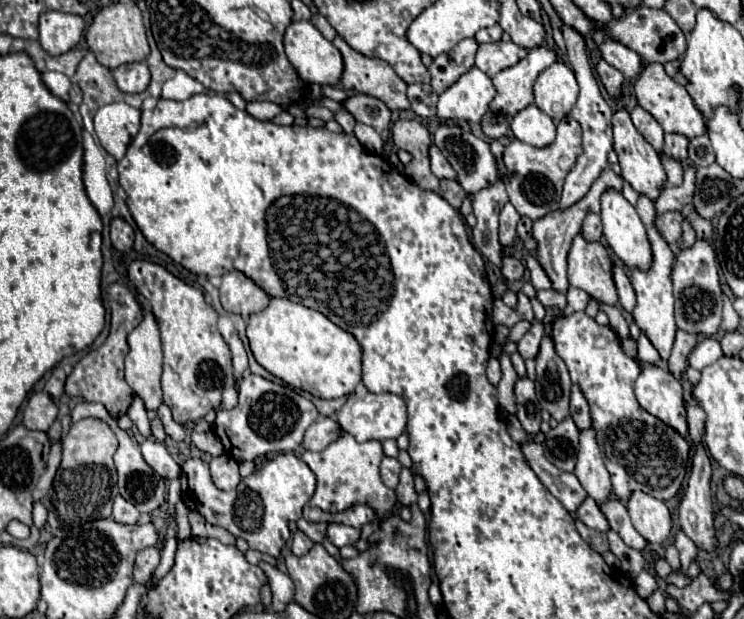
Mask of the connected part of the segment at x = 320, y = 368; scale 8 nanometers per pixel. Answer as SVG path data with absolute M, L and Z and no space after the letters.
M270 299L270 305L250 315L246 337L254 359L284 383L320 399L338 399L354 393L360 383L360 345L322 313L288 299Z

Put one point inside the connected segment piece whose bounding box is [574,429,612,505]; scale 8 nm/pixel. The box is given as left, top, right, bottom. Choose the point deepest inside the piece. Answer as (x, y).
(590, 470)

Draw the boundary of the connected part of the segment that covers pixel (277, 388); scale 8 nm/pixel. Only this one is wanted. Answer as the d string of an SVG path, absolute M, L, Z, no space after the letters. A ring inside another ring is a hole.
M244 373L238 381L238 405L230 411L216 413L214 431L228 447L236 461L254 461L268 453L290 453L300 447L304 431L318 419L312 401L304 399L292 387L268 381L260 375ZM246 395L246 397L242 397Z

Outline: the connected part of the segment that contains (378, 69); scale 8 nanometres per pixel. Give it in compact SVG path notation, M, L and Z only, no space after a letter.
M336 37L332 41L342 57L344 57L344 75L342 75L342 85L350 91L358 91L358 93L366 93L366 95L372 95L372 97L378 97L380 101L384 101L392 111L394 109L410 109L410 101L406 97L406 89L408 85L394 73L392 65L382 61L382 59L376 59L376 57L366 57L358 51L354 51L342 37Z

